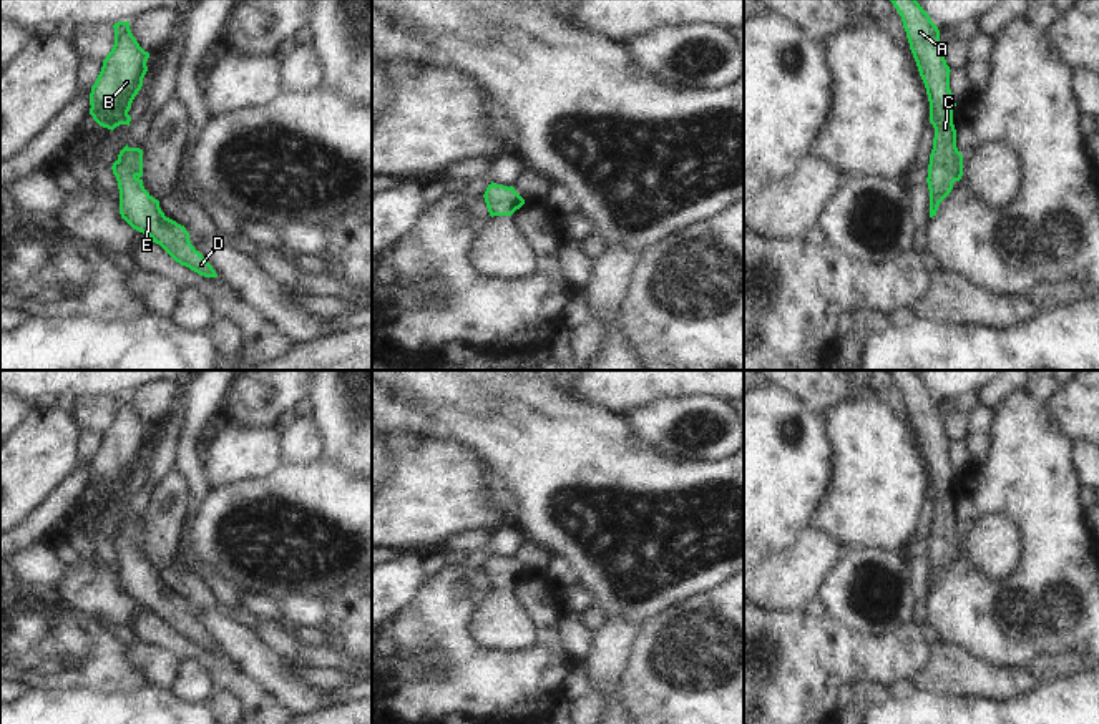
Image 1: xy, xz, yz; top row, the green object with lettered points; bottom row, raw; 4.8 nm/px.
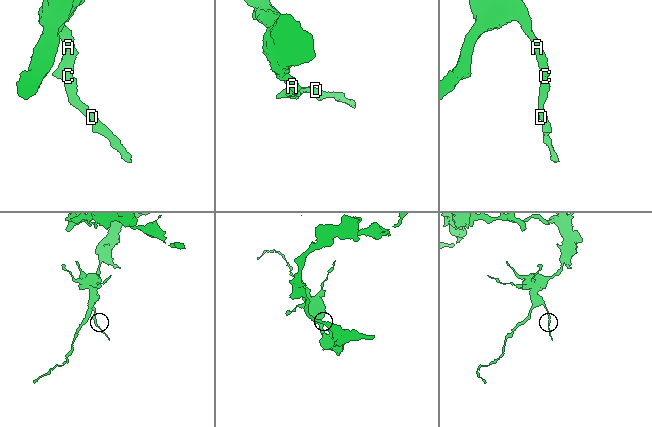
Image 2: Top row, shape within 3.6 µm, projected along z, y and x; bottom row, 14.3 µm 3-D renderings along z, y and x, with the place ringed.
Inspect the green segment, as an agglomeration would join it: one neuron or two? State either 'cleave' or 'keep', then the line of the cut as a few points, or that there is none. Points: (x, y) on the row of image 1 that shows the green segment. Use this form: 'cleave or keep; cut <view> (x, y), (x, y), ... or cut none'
keep; cut none

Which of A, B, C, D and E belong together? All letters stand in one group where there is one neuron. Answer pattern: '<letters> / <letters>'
A B C D E

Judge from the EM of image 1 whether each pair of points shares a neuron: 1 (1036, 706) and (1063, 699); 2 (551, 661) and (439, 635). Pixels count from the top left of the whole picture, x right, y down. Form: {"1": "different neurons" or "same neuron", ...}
{"1": "same neuron", "2": "same neuron"}

